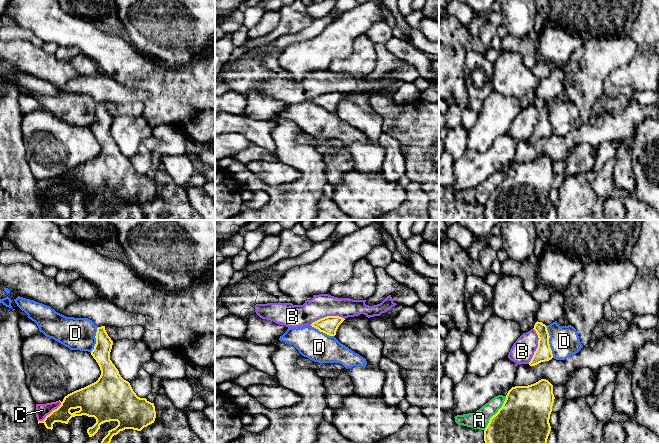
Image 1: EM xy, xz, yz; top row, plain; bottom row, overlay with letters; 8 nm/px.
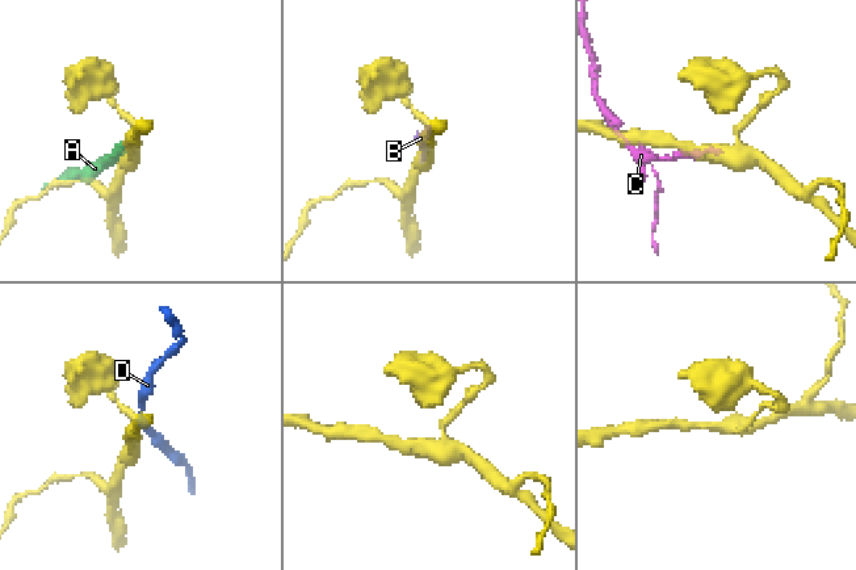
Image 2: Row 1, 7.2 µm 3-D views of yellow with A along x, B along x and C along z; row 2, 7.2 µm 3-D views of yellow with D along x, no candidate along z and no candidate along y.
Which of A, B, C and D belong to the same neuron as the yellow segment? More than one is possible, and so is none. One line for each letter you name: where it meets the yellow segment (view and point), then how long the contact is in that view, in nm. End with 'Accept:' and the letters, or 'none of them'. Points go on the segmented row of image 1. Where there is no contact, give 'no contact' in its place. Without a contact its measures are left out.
Accept: none of them

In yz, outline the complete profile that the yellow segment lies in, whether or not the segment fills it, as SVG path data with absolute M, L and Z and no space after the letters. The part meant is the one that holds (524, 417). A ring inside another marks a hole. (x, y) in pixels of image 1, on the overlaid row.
M546 379L528 386L512 387L502 407L493 415L484 430L486 444L547 444L549 423L554 403L553 385Z

